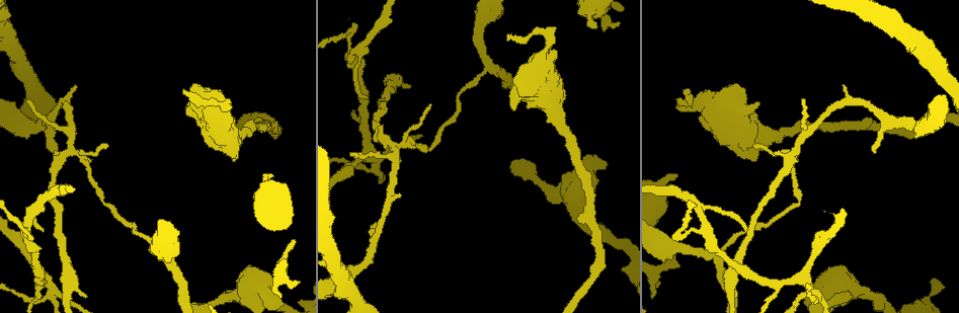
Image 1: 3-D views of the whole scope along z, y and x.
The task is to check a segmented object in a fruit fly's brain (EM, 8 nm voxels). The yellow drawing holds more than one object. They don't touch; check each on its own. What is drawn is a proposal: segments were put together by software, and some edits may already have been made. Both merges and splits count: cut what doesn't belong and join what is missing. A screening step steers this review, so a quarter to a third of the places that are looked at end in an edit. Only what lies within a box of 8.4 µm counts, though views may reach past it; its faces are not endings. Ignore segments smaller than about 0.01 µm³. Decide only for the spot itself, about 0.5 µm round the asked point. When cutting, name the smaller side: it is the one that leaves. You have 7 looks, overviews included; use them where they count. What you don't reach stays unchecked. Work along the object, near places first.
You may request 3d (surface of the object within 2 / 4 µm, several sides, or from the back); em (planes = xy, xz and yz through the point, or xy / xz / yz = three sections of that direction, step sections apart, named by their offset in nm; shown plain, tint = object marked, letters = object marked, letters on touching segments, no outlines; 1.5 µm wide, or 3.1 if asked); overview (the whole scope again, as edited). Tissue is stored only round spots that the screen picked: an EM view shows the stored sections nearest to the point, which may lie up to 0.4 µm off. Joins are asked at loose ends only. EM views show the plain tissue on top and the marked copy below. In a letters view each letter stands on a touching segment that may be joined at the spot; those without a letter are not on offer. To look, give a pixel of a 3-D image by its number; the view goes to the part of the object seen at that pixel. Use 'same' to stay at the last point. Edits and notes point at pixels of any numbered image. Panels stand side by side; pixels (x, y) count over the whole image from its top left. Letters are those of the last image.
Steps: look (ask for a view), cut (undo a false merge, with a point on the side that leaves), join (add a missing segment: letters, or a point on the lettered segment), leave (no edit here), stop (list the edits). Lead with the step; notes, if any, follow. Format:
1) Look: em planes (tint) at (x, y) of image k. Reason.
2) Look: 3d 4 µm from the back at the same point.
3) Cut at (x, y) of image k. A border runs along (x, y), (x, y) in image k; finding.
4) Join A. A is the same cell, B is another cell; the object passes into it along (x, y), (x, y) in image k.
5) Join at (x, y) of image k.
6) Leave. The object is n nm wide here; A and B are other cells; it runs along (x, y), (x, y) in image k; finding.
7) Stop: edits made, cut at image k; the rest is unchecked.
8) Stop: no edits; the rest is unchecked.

Look: em planes (tint) at (927, 125) of image 1. Thick turns thin.

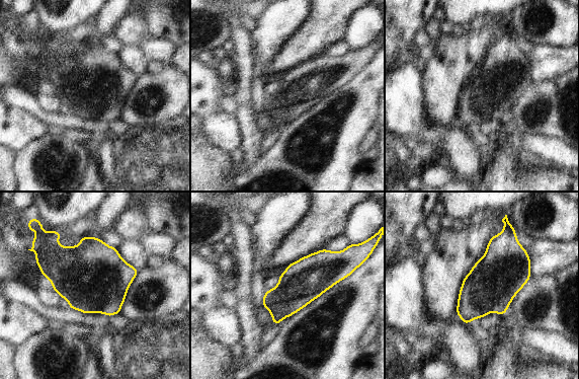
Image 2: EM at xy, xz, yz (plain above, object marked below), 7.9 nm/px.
Look: em planes (letters) at the same point. See the neighbours.

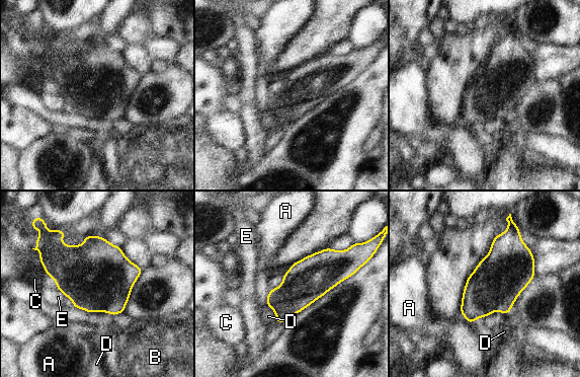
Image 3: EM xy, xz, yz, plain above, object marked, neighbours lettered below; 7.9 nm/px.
Leave. The object is 320 nm wide here; A, B, C, D and E are other cells; a border runs along (265, 302), (273, 311), (275, 322) in image 3; all the same neuron.

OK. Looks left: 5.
Look: 3d 2 µm at (802, 101) of image 1.

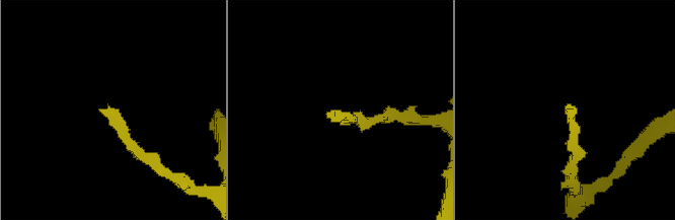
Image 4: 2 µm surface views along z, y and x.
Look: em xy step 8 (tint) at (568, 106) of image 4. Now the EM.

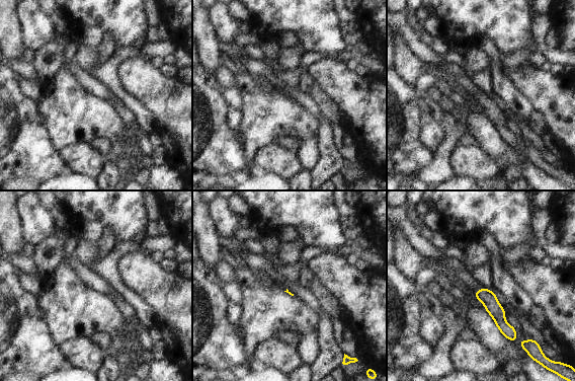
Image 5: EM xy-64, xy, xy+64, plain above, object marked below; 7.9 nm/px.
Look: em planes (letters) at the same point.

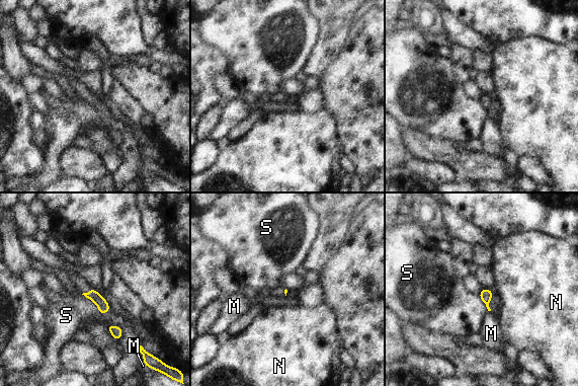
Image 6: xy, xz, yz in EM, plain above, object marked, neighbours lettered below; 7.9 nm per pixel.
Leave. M, N and S are other cells; a border runs along (81, 294), (102, 315), (110, 310) in image 6; none of them fits.

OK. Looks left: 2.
Look: 3d 4 µm from the back at (561, 125) of image 1. Sudden change in width.

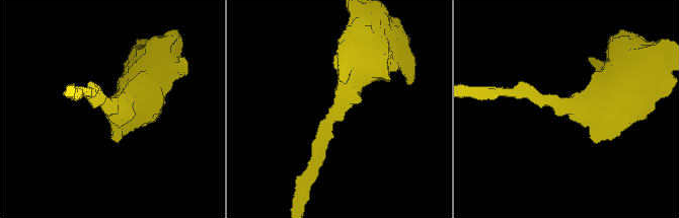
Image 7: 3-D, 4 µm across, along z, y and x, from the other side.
Look: em planes (letters) at (338, 107) of image 7.

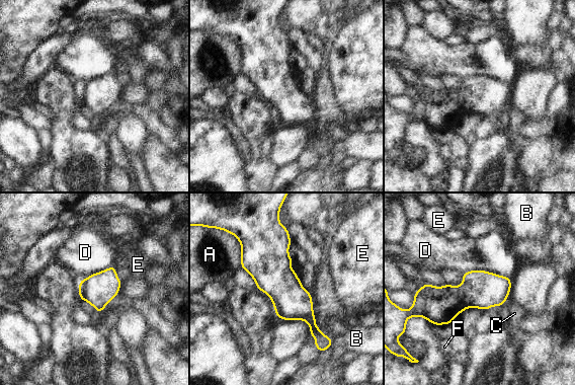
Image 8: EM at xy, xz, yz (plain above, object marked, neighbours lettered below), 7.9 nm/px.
Leave. The object is 260 nm wide here; A, B, C, D, E and F are other cells; a border runs along (463, 273), (487, 271), (511, 280) in image 8; one neuron here.

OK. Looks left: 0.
Stop: no edits; the rest is unchecked.

